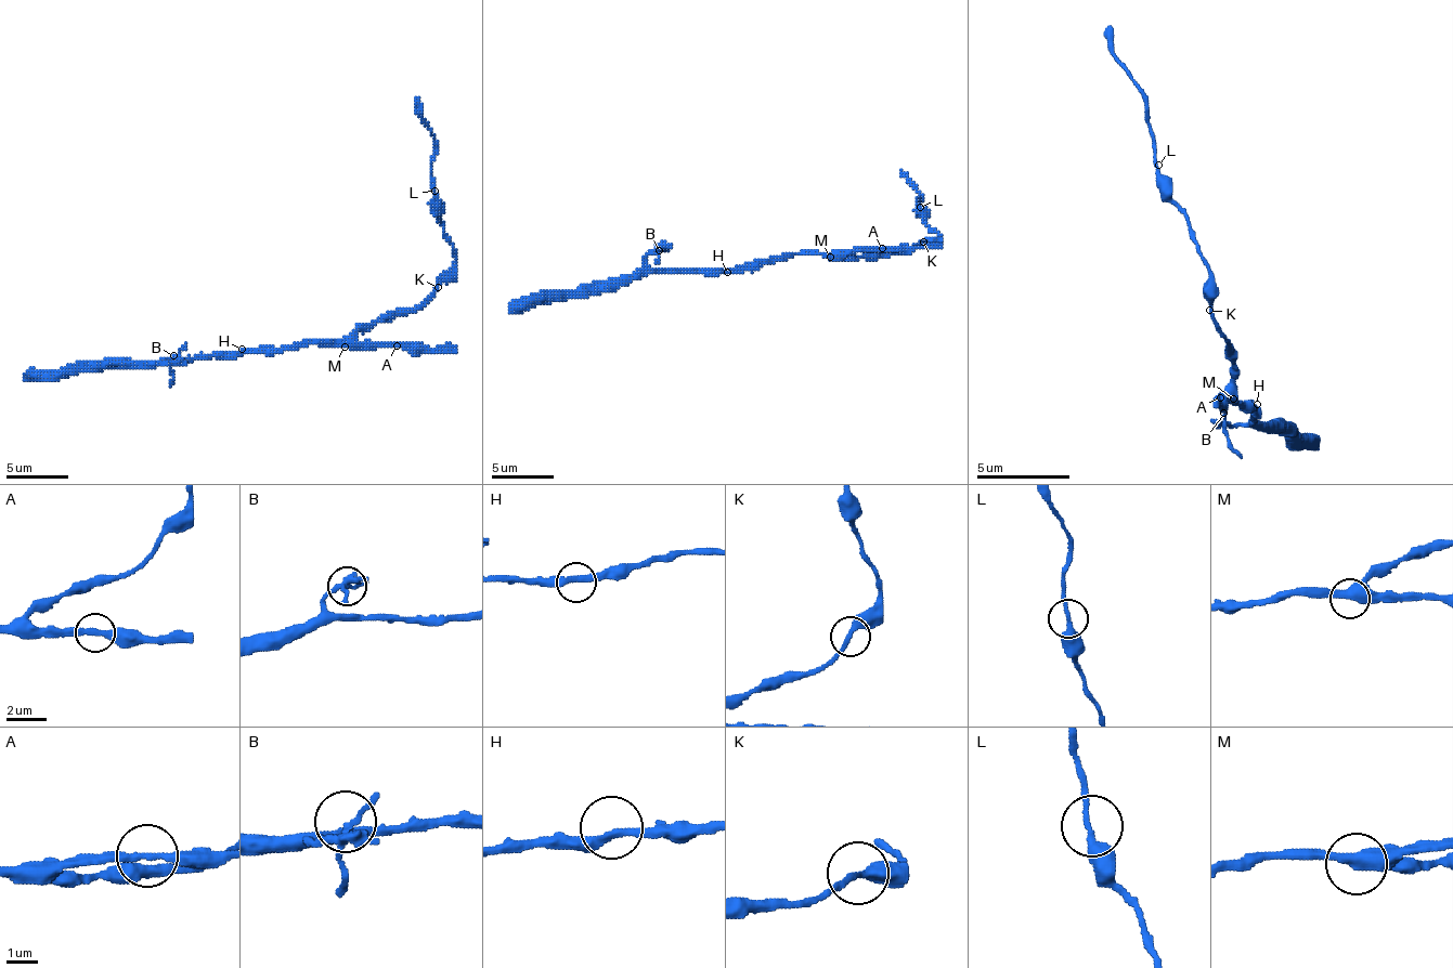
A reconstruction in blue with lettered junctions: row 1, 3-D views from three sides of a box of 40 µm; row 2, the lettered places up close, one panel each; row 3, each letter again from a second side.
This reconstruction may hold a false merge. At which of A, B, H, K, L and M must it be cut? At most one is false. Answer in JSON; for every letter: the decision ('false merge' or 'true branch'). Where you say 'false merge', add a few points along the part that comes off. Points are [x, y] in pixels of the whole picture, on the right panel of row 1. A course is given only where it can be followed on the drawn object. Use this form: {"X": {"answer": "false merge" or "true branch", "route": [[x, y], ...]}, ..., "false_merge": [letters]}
{"A": {"answer": "true branch"}, "B": {"answer": "true branch"}, "H": {"answer": "true branch"}, "K": {"answer": "true branch"}, "L": {"answer": "true branch"}, "M": {"answer": "true branch"}, "false_merge": []}

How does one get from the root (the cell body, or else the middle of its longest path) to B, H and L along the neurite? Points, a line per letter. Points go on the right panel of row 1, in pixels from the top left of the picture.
B: (1229, 390), (1247, 408), (1252, 408), (1252, 418), (1243, 422), (1223, 422), (1223, 413)
H: (1229, 390), (1243, 404), (1257, 404)
L: (1229, 390), (1233, 356), (1209, 305), (1209, 273), (1186, 225), (1186, 211), (1172, 197), (1172, 183), (1158, 165)

